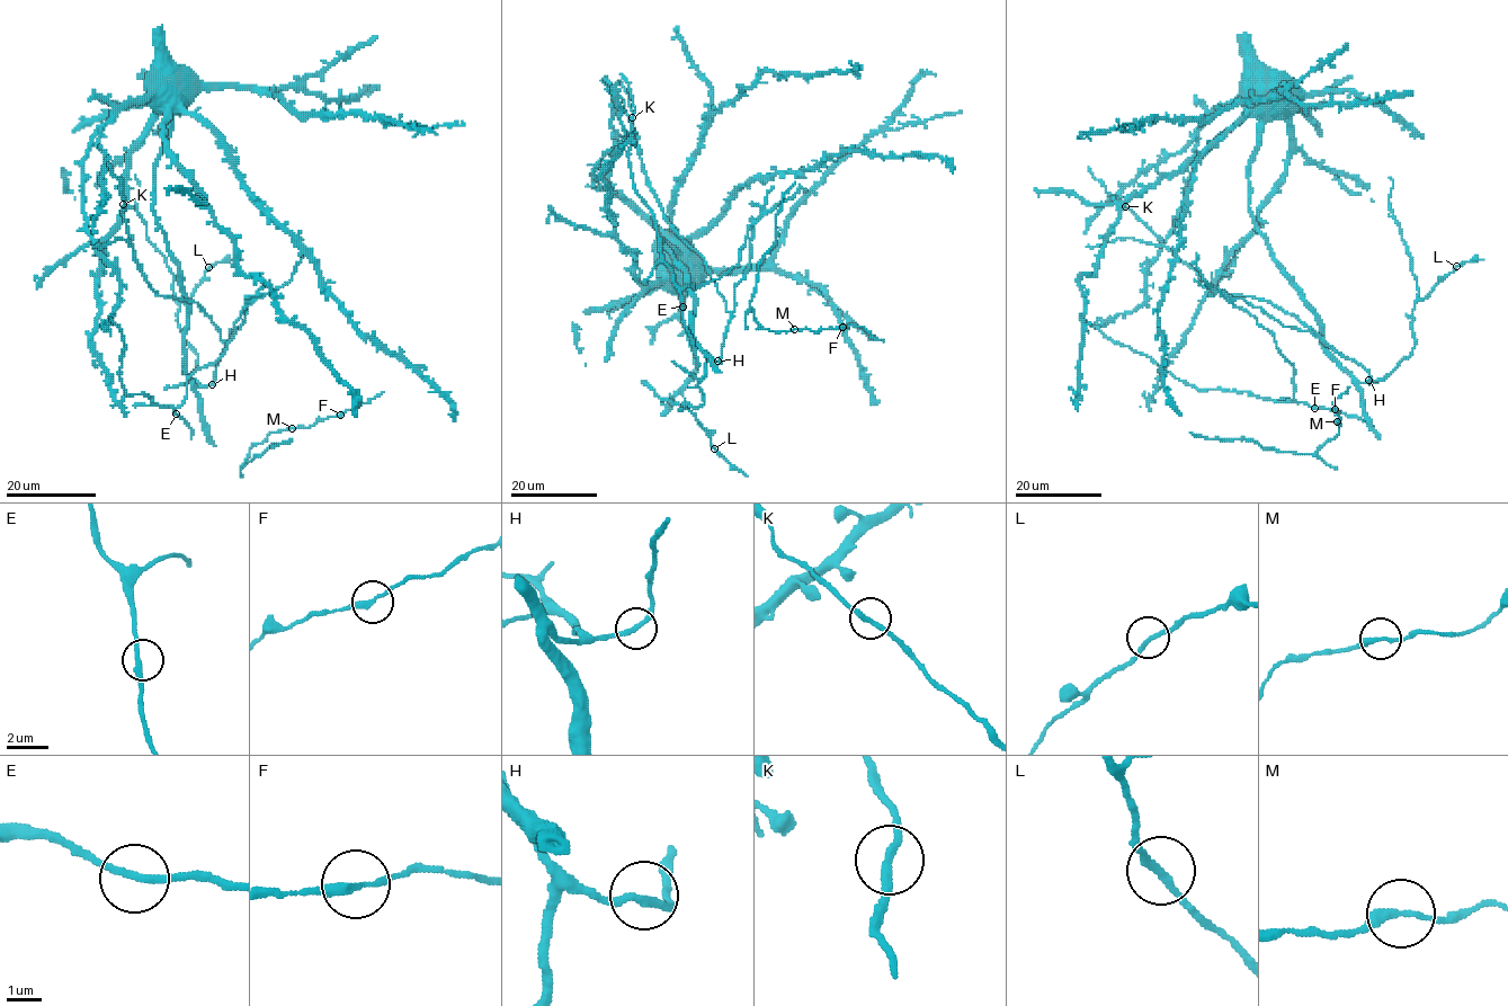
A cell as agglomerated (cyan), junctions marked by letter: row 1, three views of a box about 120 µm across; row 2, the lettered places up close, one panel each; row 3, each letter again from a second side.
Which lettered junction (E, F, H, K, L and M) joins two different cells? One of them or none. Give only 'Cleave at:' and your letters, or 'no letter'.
Cleave at: no letter

